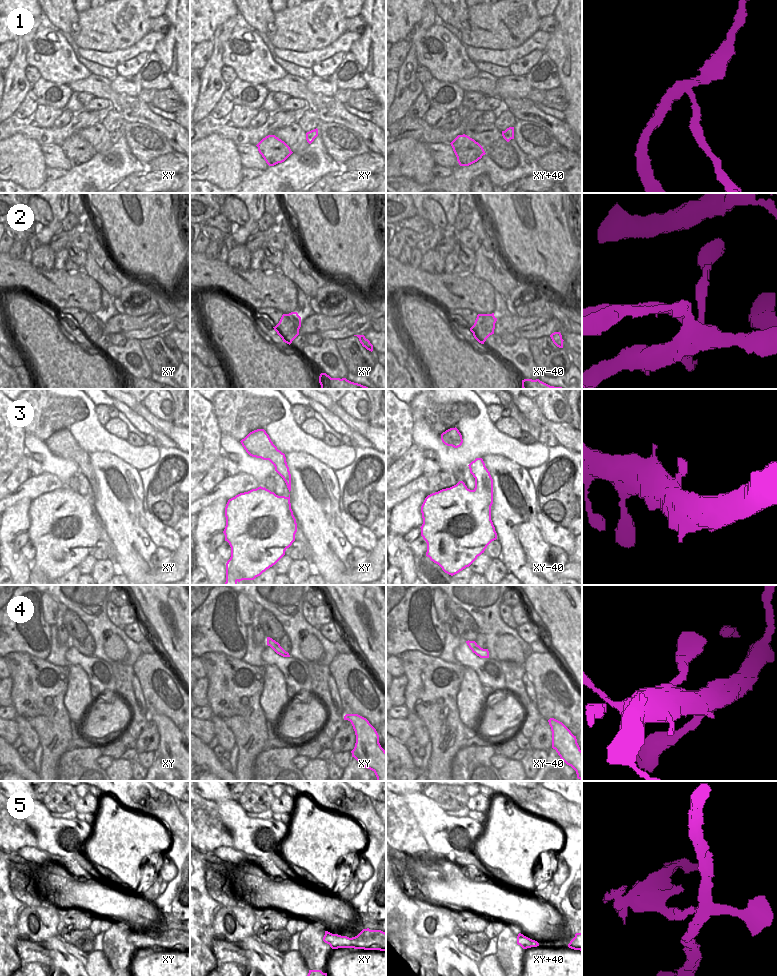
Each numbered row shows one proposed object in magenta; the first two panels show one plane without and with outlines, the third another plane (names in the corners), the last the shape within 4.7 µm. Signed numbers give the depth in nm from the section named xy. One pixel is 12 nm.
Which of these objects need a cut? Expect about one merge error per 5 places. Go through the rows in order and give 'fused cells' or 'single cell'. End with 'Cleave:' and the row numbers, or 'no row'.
1: fused cells
2: fused cells
3: single cell
4: single cell
5: single cell
Cleave: 1, 2

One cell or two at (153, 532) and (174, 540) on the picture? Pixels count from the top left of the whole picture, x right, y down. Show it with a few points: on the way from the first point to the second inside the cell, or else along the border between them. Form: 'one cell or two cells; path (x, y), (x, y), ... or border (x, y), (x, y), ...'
one cell; path (158, 532), (169, 538)

